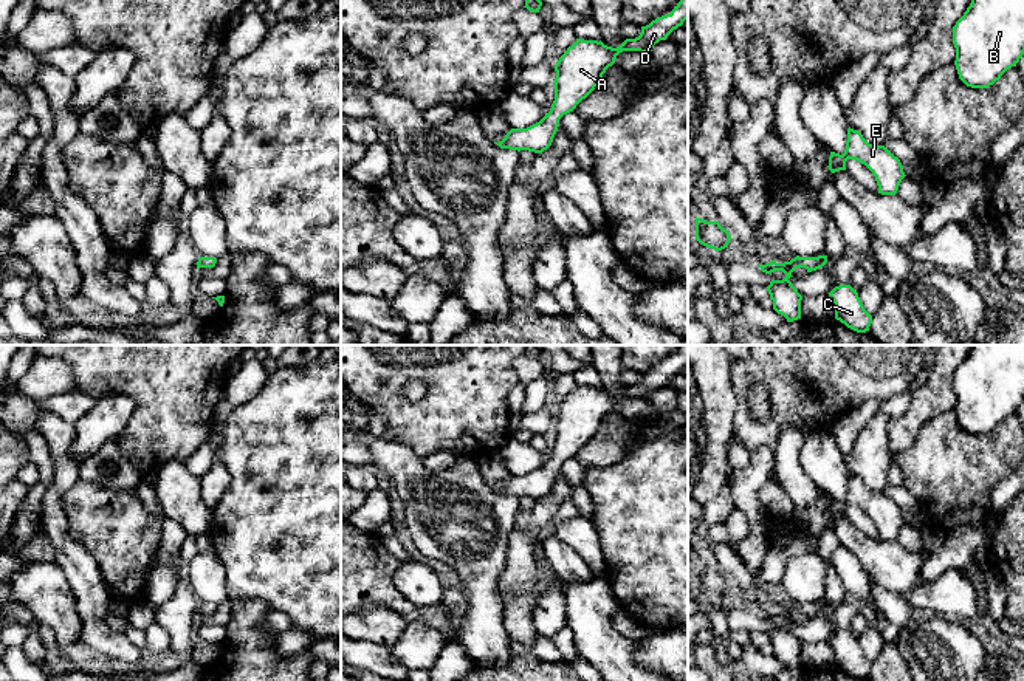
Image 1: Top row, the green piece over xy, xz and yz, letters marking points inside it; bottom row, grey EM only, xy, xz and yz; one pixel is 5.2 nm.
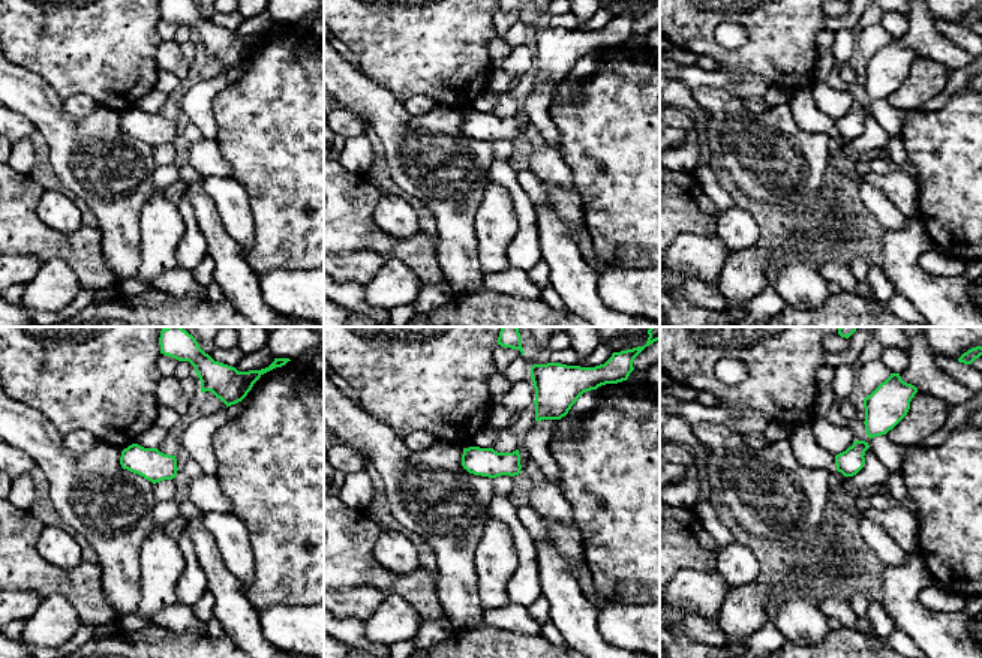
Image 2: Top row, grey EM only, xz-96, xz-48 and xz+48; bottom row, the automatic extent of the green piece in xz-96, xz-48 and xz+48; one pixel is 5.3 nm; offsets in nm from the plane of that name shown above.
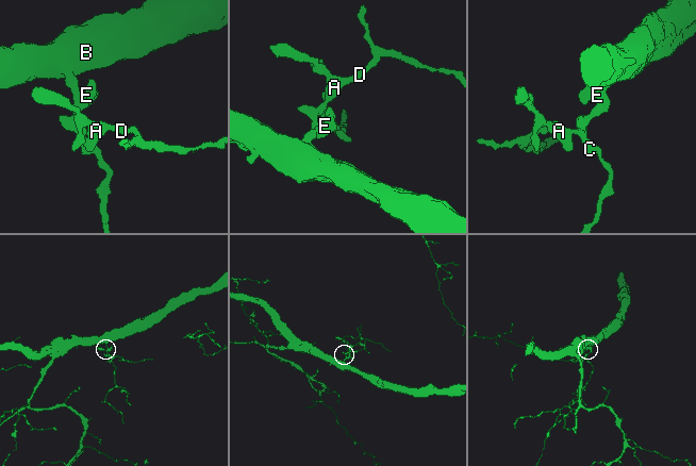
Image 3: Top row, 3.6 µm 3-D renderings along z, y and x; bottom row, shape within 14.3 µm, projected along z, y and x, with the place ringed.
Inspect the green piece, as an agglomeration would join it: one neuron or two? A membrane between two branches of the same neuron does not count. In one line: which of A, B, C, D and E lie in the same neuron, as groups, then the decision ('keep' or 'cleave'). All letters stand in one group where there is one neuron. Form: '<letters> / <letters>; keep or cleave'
A B C D E; keep

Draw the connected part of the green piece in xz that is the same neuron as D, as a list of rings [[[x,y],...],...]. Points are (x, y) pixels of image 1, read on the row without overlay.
[[[680,345],[669,361],[641,373],[638,384],[626,385],[617,395],[607,393],[601,387],[576,385],[555,412],[555,447],[550,458],[539,469],[527,475],[511,475],[502,488],[494,491],[500,495],[542,500],[552,492],[559,466],[573,458],[595,436],[620,399],[651,399],[655,390],[666,387],[686,365],[688,345]]]

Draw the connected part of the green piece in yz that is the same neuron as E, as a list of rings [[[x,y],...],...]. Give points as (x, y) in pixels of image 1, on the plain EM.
[[[847,475],[846,497],[843,501],[830,498],[829,517],[846,517],[846,508],[855,506],[864,511],[875,523],[878,540],[895,542],[906,523],[903,512],[885,492],[869,491],[858,477]]]

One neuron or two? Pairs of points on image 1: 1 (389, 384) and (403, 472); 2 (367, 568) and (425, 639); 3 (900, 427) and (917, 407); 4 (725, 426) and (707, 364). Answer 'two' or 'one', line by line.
1: two
2: two
3: one
4: one

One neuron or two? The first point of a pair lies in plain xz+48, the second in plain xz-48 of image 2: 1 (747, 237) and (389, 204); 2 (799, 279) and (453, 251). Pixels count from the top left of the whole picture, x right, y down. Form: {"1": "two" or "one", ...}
{"1": "one", "2": "one"}

